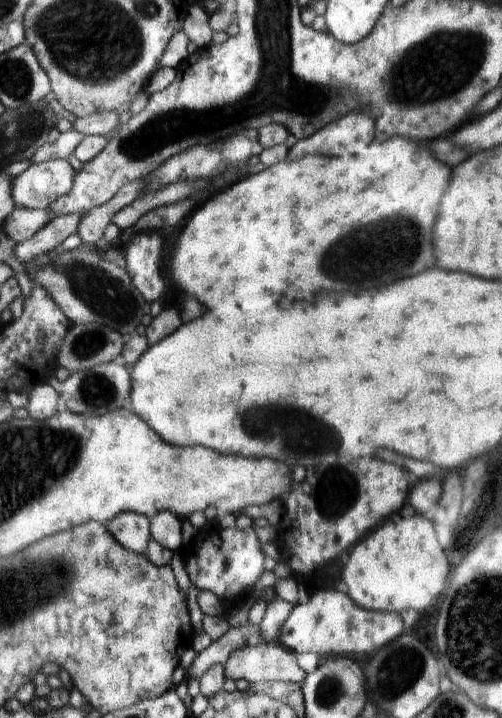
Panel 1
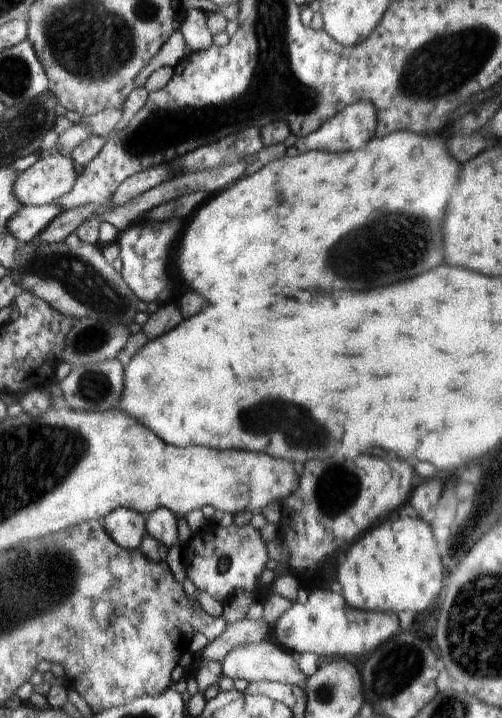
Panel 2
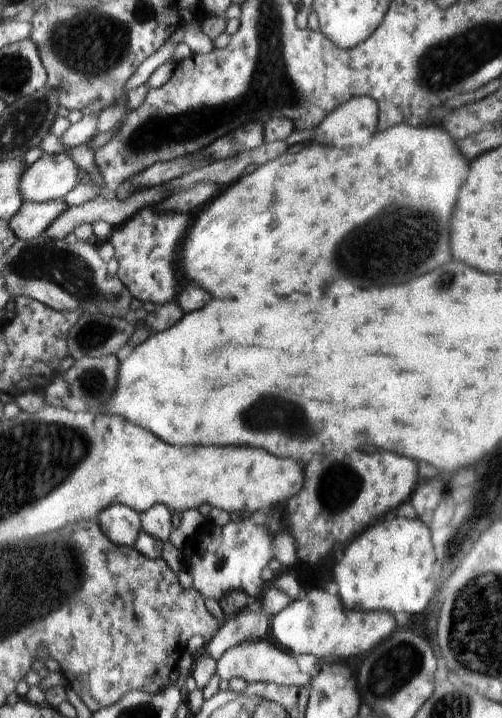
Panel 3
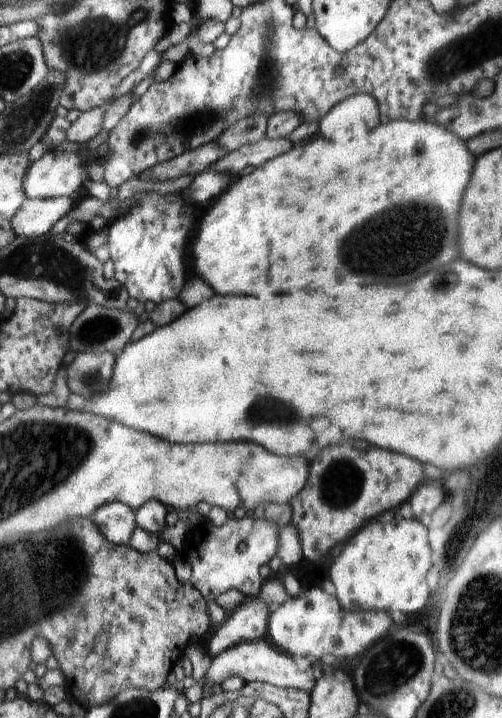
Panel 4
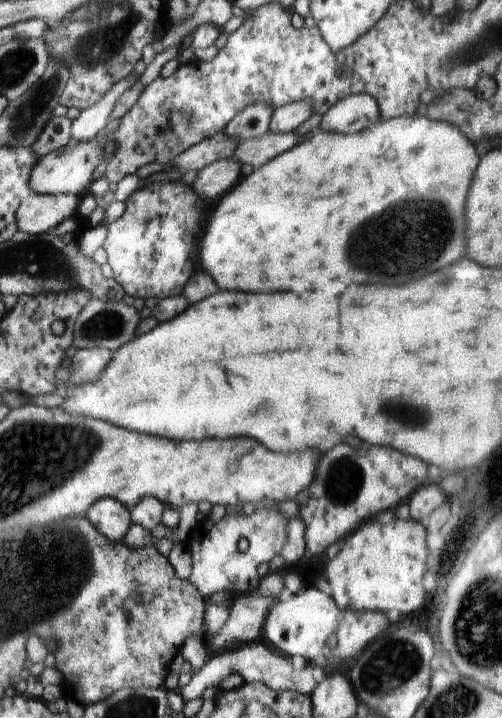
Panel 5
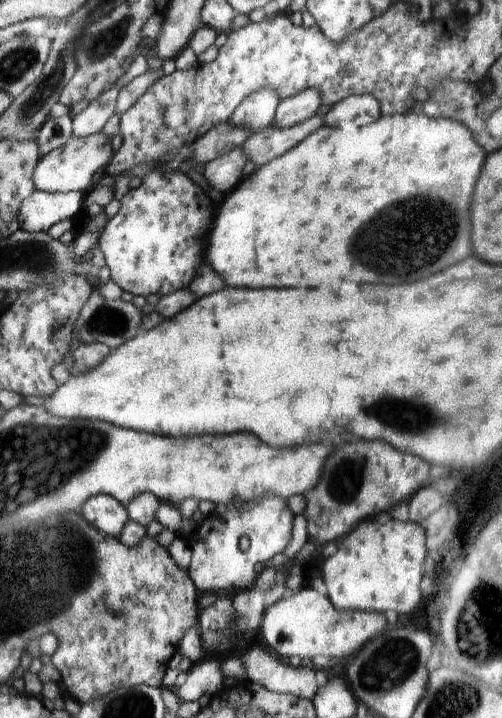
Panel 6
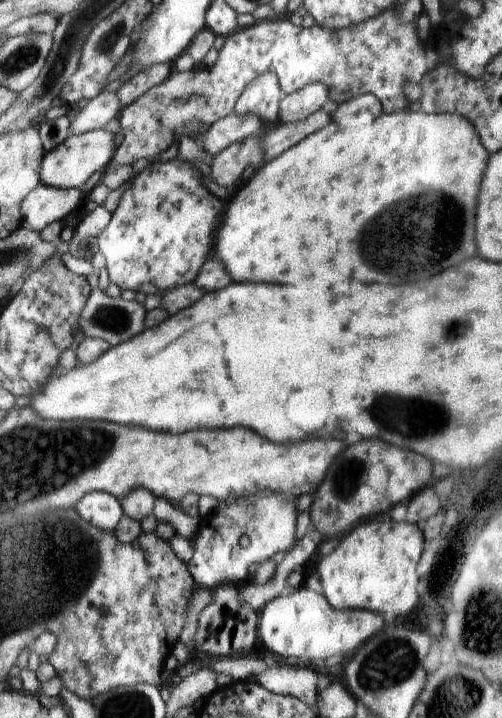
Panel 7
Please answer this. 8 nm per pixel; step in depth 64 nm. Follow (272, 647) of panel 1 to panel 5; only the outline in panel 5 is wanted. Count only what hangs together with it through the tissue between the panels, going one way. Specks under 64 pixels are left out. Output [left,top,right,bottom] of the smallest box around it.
[178,641,317,702]

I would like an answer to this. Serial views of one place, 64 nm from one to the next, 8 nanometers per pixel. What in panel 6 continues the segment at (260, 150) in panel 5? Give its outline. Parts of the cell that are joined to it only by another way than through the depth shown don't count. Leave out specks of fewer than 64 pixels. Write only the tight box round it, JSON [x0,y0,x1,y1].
[242,114,324,169]

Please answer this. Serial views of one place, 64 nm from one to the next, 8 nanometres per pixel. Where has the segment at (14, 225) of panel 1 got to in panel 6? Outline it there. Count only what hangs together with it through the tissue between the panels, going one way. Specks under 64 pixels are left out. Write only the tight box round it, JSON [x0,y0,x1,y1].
[20,190,85,232]

